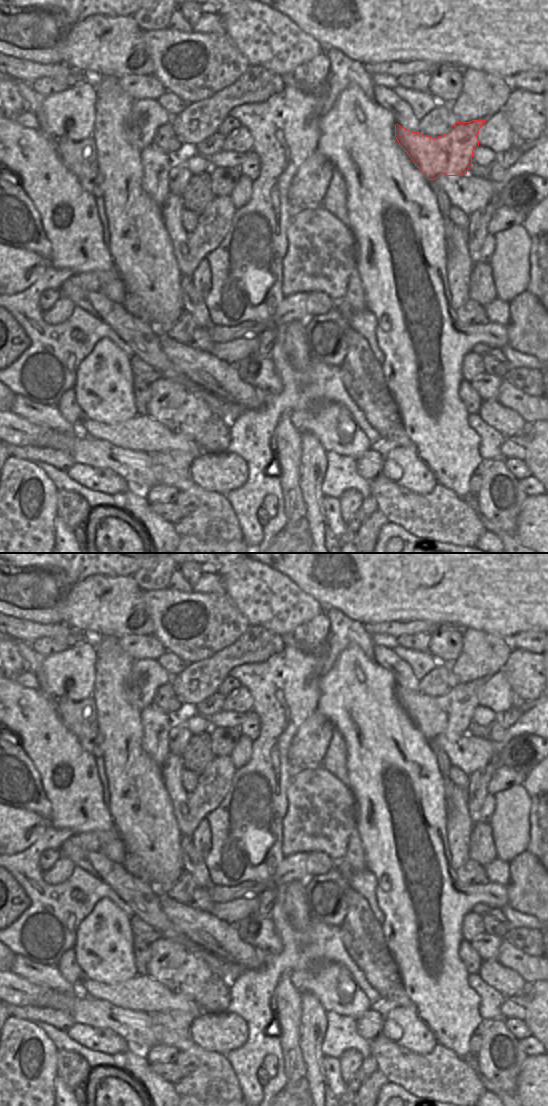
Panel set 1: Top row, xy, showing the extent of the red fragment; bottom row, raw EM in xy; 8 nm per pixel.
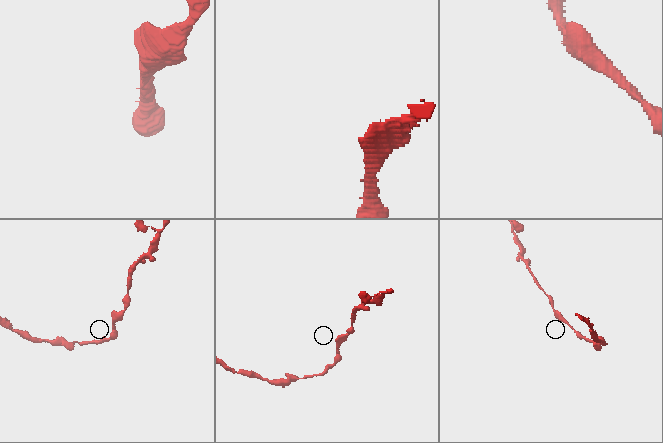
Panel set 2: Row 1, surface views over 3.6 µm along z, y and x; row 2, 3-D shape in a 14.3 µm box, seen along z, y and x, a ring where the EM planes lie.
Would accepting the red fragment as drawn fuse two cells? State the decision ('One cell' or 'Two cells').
One cell.

